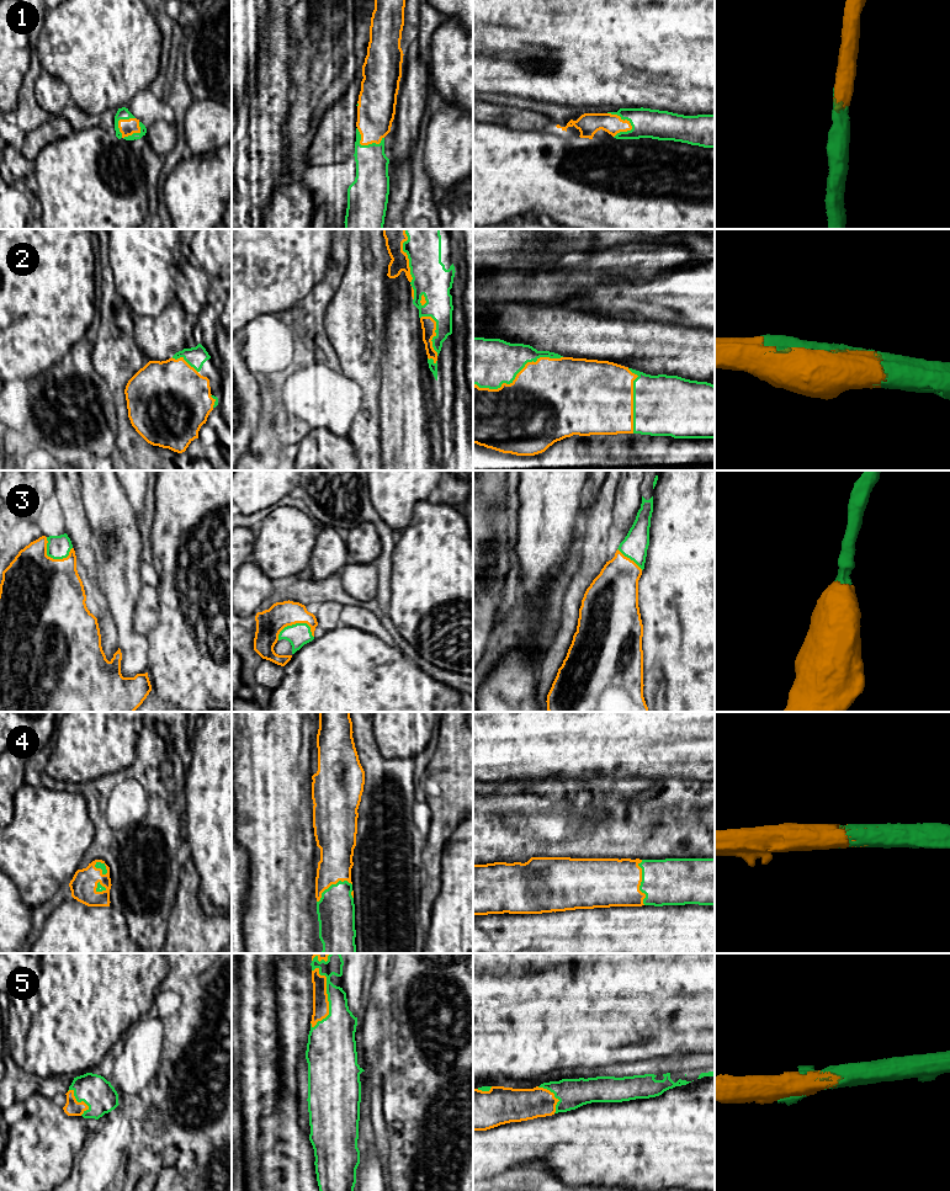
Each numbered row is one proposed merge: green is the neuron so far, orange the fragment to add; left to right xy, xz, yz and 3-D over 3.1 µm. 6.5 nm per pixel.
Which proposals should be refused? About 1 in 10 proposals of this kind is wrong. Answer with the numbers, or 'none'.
none

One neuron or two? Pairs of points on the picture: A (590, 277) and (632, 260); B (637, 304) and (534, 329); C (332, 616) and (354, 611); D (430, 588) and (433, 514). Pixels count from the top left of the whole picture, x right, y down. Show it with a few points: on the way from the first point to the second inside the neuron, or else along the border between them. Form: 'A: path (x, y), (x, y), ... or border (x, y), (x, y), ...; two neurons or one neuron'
A: path (600, 267), (622, 262); one neuron
B: border (569, 306), (625, 322); two neurons
C: border (343, 606), (339, 613), (339, 623); two neurons
D: path (433, 569), (433, 532); one neuron

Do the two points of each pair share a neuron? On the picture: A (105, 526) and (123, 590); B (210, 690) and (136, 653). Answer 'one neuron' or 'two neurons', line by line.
A: one neuron
B: two neurons

